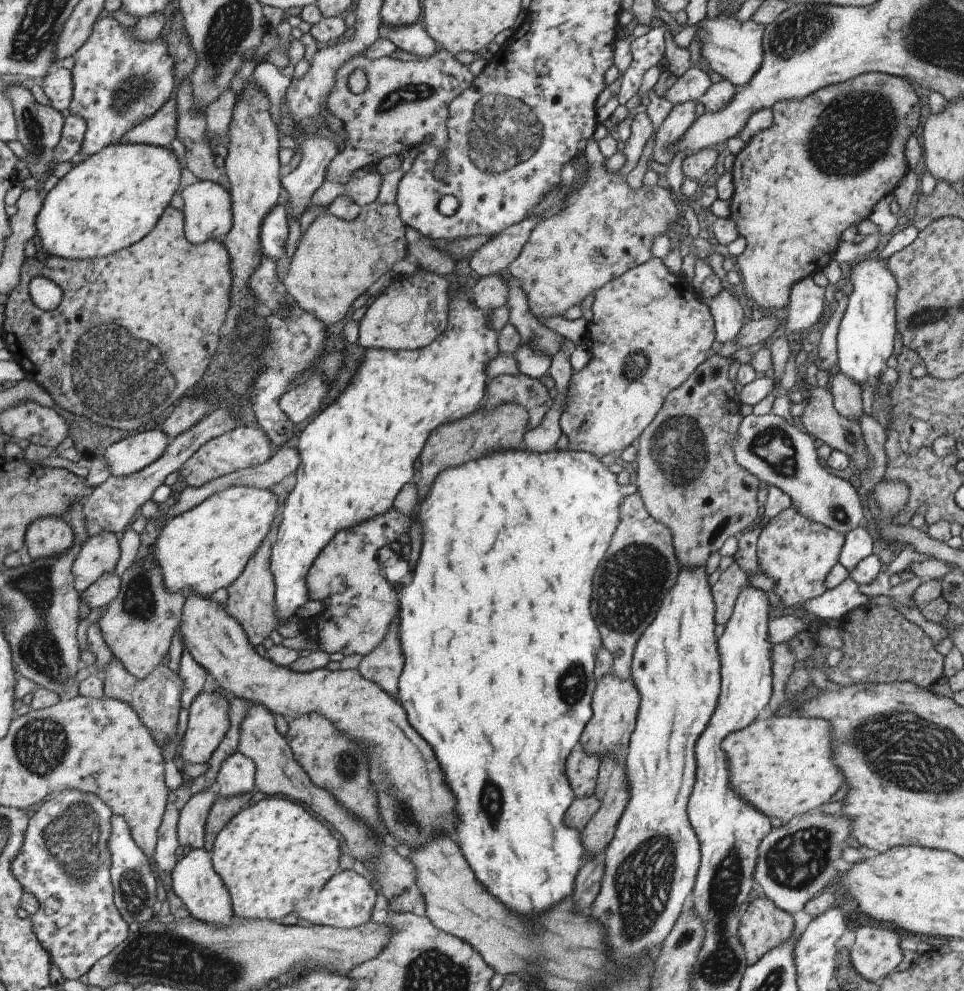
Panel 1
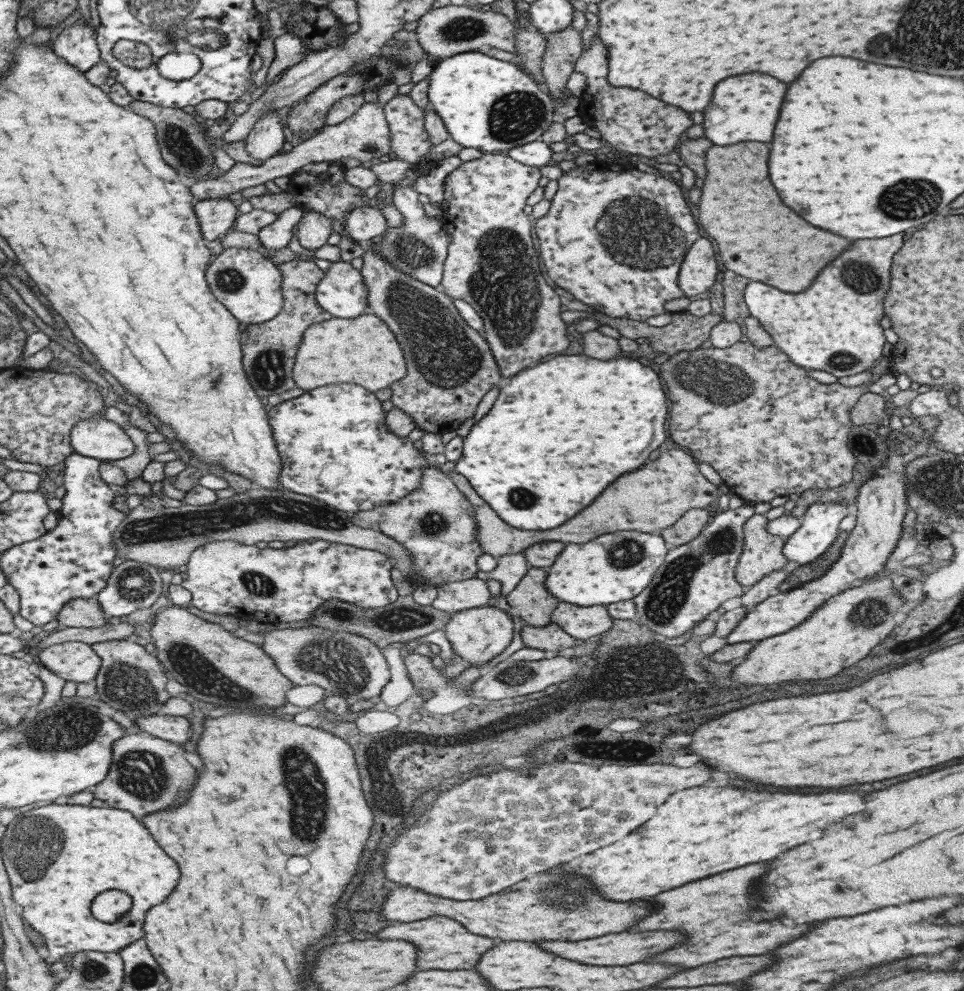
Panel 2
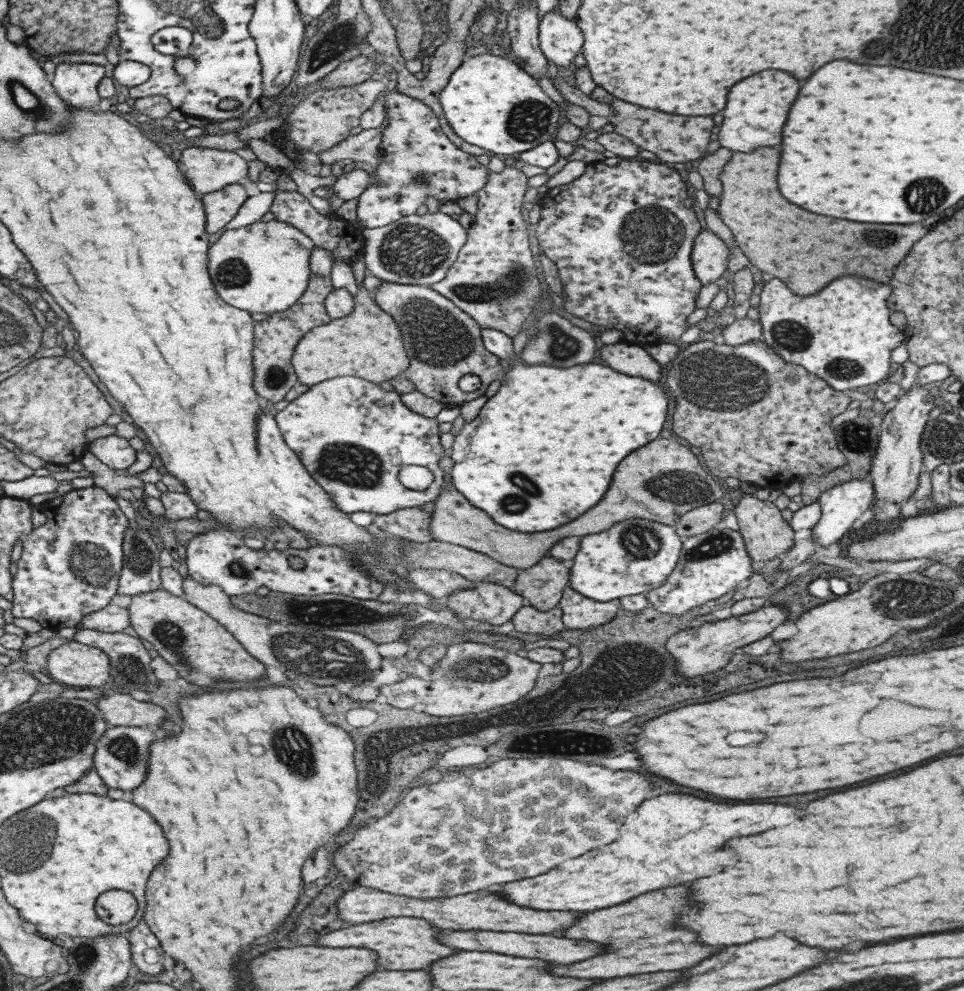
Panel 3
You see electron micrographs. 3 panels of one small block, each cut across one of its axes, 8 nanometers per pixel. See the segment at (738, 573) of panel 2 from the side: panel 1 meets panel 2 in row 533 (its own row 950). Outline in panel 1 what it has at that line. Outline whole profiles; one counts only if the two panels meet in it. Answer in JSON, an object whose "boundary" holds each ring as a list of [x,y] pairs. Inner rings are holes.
{"boundary":[[[766,898],[750,901],[743,912],[738,938],[748,965],[753,965],[772,948],[784,944],[794,934],[794,918]]]}

